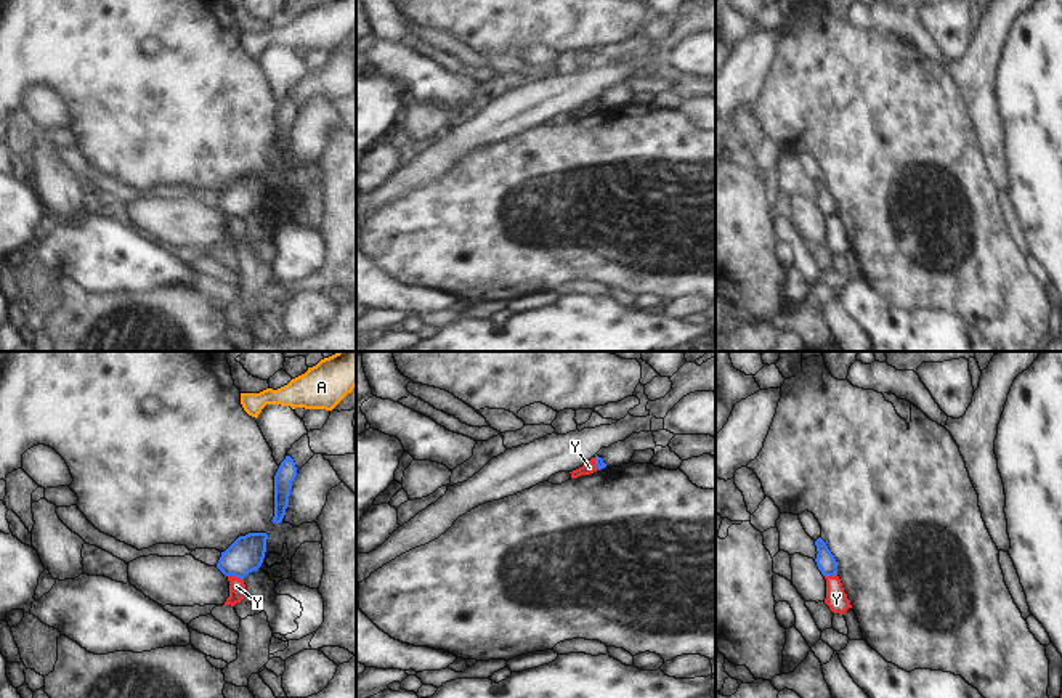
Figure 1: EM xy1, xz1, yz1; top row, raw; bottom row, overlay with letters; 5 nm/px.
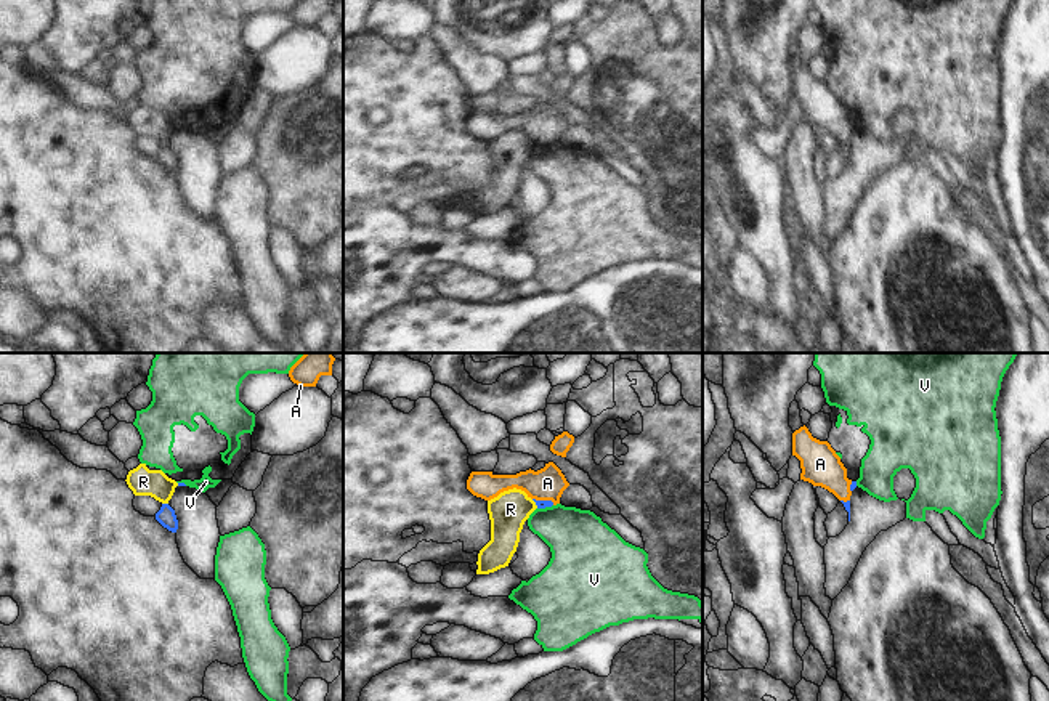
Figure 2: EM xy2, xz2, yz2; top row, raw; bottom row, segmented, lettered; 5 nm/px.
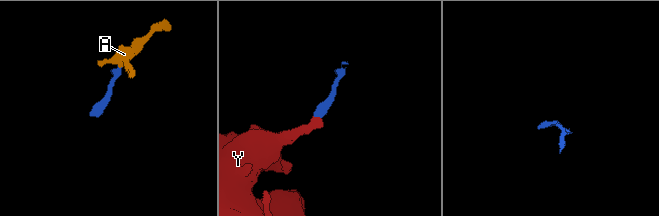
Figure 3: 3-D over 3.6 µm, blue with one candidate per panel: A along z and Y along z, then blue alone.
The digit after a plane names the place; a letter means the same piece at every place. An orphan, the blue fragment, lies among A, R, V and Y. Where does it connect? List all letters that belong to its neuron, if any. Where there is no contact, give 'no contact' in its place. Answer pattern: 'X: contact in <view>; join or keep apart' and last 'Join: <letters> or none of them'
A: contact in xz2; join
R: contact in xy2; keep apart
V: contact in xz2; keep apart
Y: contact in xy1; keep apart
Join: A

